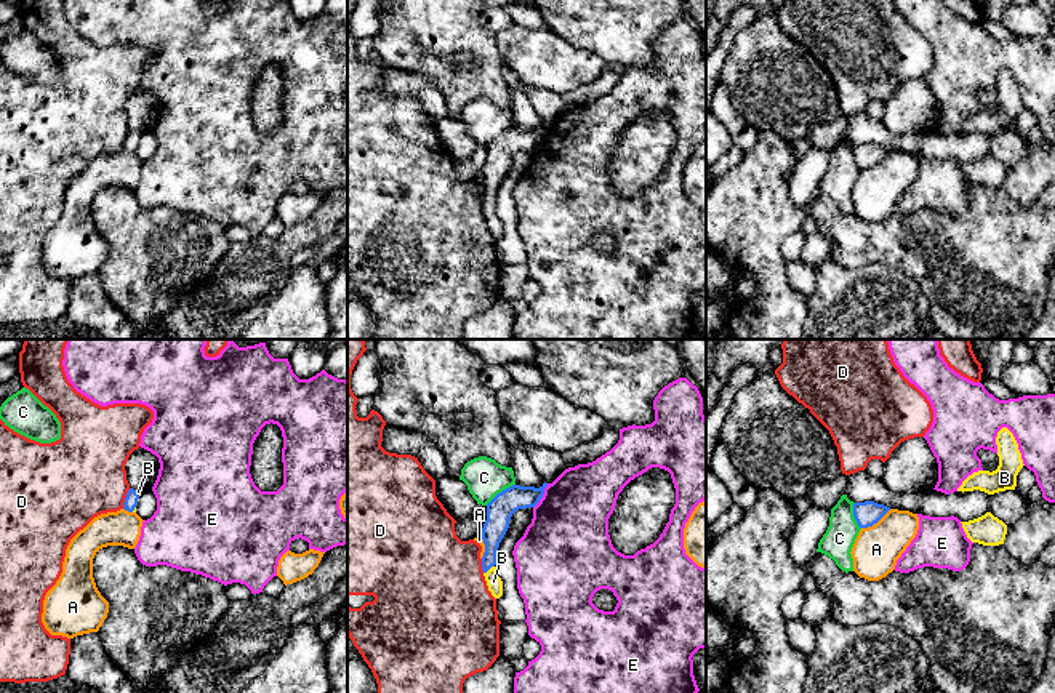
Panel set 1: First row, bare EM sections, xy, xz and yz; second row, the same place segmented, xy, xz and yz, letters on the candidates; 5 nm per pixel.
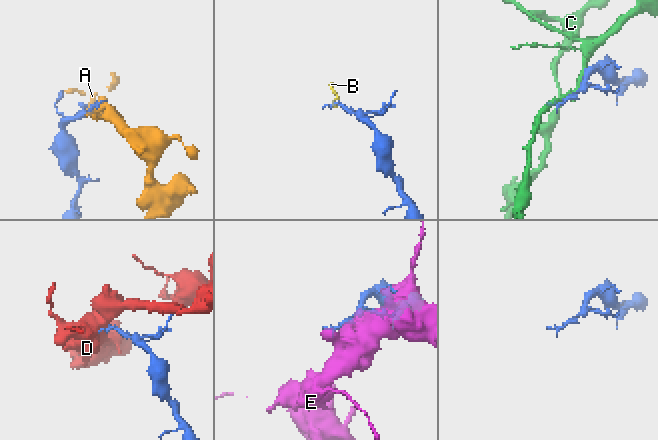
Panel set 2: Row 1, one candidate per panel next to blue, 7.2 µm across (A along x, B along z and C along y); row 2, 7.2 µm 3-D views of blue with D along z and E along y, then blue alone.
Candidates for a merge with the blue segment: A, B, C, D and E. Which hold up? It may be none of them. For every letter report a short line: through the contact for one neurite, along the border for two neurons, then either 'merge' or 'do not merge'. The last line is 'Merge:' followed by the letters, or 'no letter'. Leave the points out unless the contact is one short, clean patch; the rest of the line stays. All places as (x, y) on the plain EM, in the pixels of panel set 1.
A: do not merge
B: line xz (497, 165), (492, 175), (489, 210), (493, 223); merge
C: do not merge
D: do not merge
E: do not merge
Merge: B

